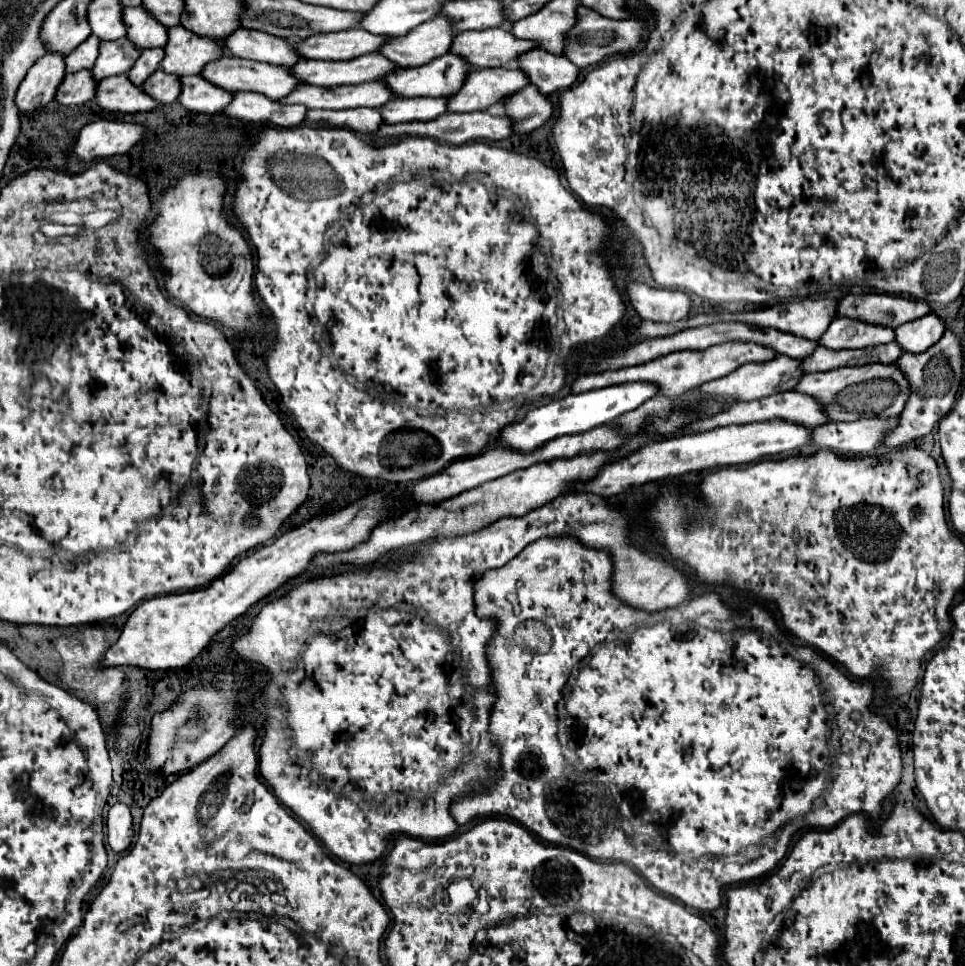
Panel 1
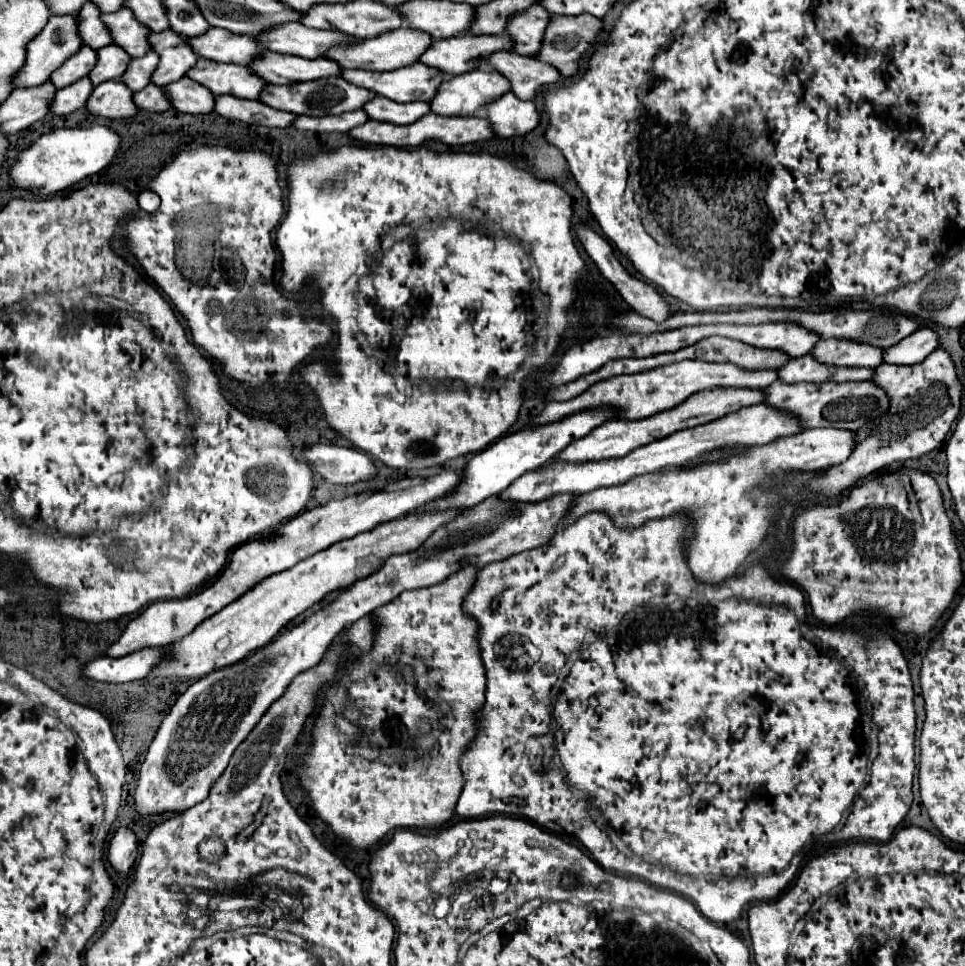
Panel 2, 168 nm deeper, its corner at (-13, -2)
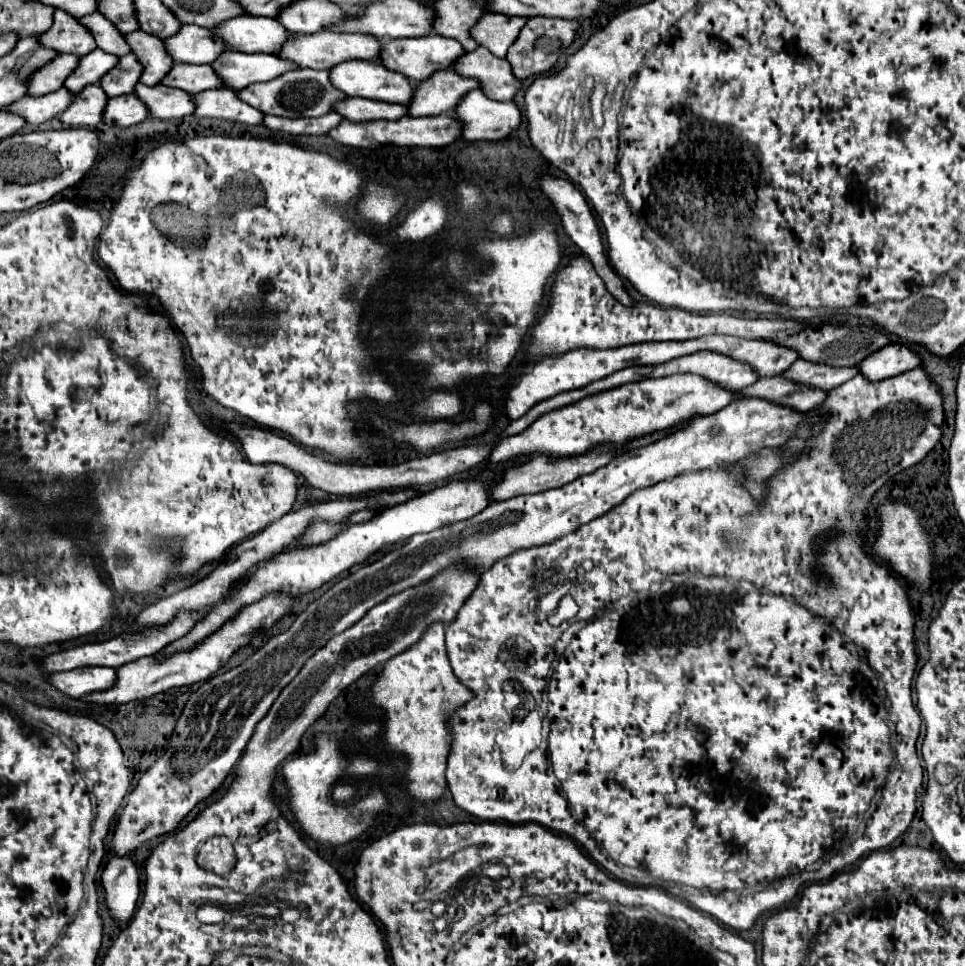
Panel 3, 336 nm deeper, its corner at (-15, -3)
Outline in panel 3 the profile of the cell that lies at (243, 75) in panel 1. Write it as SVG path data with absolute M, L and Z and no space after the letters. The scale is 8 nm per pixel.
M174 64L170 72L160 80L164 86L180 88L188 94L198 94L210 90L212 86L220 86L220 78L212 74L212 66L192 66L192 64Z

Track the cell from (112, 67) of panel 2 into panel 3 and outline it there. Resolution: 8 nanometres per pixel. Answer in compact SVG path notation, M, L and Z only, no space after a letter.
M92 50L78 60L76 70L64 80L64 86L76 94L76 90L100 82L100 76L104 76L104 72L108 72L112 66L116 66L116 56L104 50Z

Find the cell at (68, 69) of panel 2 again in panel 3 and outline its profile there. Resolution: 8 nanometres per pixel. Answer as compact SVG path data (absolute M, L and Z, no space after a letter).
M58 54L58 56L54 56L50 62L46 62L42 68L34 70L28 76L26 94L28 96L40 96L40 94L50 94L52 88L60 90L62 84L64 84L64 78L68 74L72 74L78 60L80 58L76 58L74 54Z

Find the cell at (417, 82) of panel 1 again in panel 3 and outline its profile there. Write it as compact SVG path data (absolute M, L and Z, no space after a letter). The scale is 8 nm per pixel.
M346 60L328 70L330 82L346 96L362 96L382 102L406 104L412 98L412 84L400 74L388 74L384 66L368 60Z

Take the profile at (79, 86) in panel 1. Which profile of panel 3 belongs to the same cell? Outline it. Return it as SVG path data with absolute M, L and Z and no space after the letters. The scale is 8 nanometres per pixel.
M60 88L52 94L44 94L38 98L24 96L18 102L12 102L10 106L6 106L6 110L12 114L20 114L28 124L38 126L38 124L62 114L64 108L68 108L68 102L72 102L72 92Z

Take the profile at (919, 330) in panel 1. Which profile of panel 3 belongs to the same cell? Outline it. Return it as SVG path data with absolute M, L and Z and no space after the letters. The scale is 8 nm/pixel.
M888 344L858 364L860 374L870 382L880 382L920 366L920 358L904 344Z

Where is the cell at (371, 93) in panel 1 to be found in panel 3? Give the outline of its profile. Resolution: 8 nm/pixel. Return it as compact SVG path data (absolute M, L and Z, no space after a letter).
M290 70L284 72L282 76L268 80L268 82L256 82L252 86L246 86L244 90L238 90L236 96L244 100L246 104L254 106L262 114L274 114L274 116L284 116L284 118L300 118L300 116L322 116L332 110L332 104L344 94L340 94L330 82L328 74L324 70Z

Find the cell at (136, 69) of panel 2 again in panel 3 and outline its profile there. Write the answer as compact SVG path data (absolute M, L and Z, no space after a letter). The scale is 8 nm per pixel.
M126 54L118 58L118 64L112 70L108 70L108 74L100 78L100 86L108 94L108 98L114 98L120 94L134 92L138 78L140 78L140 64L136 62L136 58L132 58L132 54Z

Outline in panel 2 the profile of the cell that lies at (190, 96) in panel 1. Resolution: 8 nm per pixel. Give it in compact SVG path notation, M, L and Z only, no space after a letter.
M182 77L176 83L170 83L166 89L170 89L170 101L176 111L182 113L212 113L216 95L210 89L204 89L200 83L192 81L190 77Z

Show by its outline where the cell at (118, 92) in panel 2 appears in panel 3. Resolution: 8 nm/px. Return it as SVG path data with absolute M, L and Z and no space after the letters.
M90 84L82 92L74 94L72 104L58 118L70 128L94 128L100 124L100 114L104 114L106 100L108 96L100 90L100 84Z

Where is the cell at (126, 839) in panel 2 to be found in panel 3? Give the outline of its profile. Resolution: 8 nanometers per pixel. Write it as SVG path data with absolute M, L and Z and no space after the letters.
M112 856L100 876L100 884L106 894L106 906L116 922L128 922L134 914L140 894L138 872L130 858Z

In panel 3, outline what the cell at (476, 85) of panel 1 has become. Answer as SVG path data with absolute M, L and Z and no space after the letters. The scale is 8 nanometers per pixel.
M440 70L436 74L432 74L430 78L426 78L424 82L420 82L414 88L412 100L408 102L408 114L410 116L436 116L436 114L450 114L454 110L454 106L460 102L460 98L468 92L476 88L476 80L470 78L460 78L456 72L452 70Z

